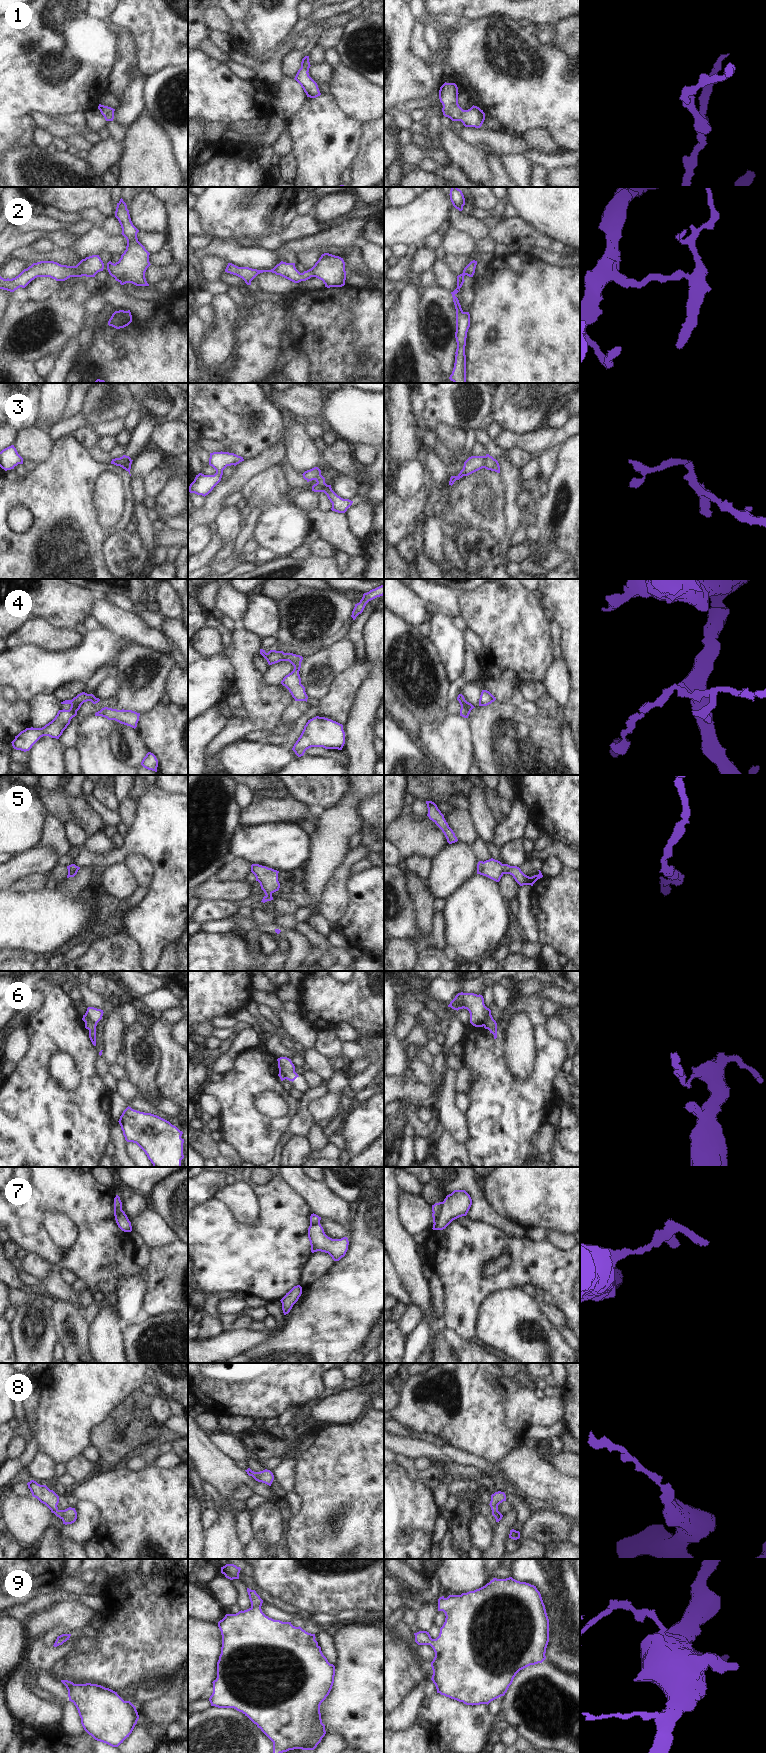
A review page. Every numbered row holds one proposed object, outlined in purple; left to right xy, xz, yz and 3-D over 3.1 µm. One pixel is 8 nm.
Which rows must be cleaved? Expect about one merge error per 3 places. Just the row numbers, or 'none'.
3, 6, 7.

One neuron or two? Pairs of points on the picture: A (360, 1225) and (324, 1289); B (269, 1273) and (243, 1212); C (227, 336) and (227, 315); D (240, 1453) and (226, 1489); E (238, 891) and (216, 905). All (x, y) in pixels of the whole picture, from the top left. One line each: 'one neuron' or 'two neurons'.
A: one neuron
B: two neurons
C: one neuron
D: two neurons
E: two neurons

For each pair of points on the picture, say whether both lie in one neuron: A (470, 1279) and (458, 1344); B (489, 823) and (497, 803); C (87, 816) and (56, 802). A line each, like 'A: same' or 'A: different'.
A: different
B: different
C: same

